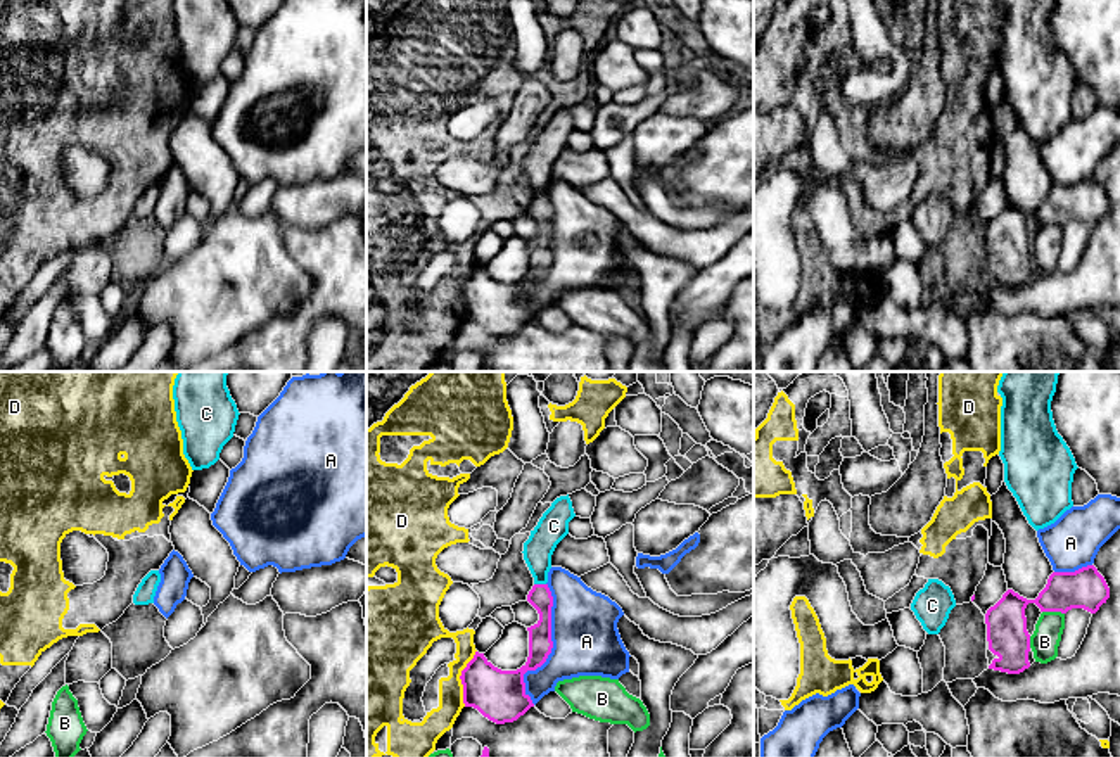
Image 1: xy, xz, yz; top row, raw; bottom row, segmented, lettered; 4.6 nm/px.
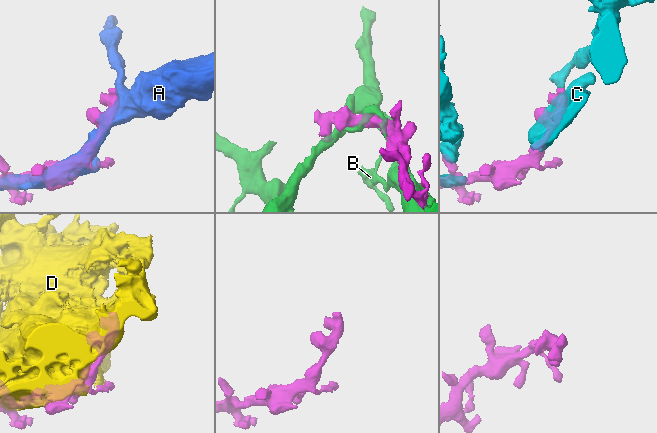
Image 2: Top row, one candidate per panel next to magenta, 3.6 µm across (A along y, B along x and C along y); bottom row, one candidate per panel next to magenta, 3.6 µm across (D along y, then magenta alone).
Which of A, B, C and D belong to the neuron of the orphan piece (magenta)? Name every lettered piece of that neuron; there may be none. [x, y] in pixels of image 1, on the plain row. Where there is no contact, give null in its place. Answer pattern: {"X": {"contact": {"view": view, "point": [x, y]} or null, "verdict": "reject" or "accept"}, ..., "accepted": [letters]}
{"A": {"contact": {"view": "xz", "point": [552, 260]}, "verdict": "reject"}, "B": {"contact": {"view": "yz", "point": [1053, 223]}, "verdict": "reject"}, "C": {"contact": {"view": "xz", "point": [540, 197]}, "verdict": "accept"}, "D": {"contact": {"view": "xz", "point": [460, 291]}, "verdict": "reject"}, "accepted": ["C"]}

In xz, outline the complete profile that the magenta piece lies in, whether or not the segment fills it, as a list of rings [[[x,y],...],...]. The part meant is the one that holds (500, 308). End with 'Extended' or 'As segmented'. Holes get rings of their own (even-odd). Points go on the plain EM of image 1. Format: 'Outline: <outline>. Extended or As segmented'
Outline: [[[569,107],[557,111],[524,156],[524,173],[534,190],[527,214],[539,226],[539,233],[527,240],[527,275],[517,283],[501,283],[494,280],[484,266],[475,264],[474,271],[461,283],[460,292],[463,297],[465,320],[477,321],[496,337],[513,335],[534,320],[531,309],[525,306],[524,287],[541,280],[553,261],[553,209],[546,195],[551,181],[551,168],[557,157],[569,147],[569,135],[574,130],[576,126]]]. Extended

